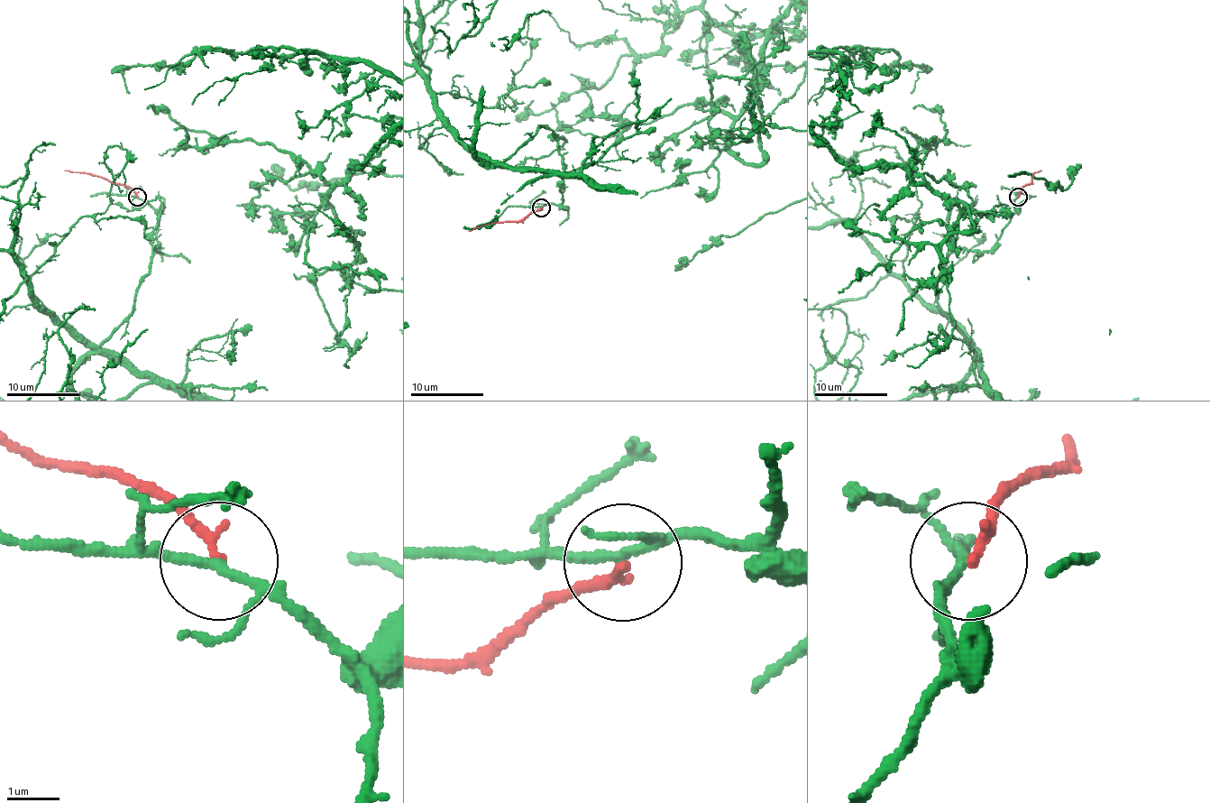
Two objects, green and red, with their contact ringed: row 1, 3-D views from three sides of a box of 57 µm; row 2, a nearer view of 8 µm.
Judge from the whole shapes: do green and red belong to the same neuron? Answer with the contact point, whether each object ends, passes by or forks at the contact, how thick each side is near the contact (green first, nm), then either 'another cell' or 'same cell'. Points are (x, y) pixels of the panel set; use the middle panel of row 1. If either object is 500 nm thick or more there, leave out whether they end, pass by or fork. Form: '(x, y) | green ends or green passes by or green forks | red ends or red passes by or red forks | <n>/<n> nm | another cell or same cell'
(541, 207) | green passes by | red ends | 160/200 nm | another cell

